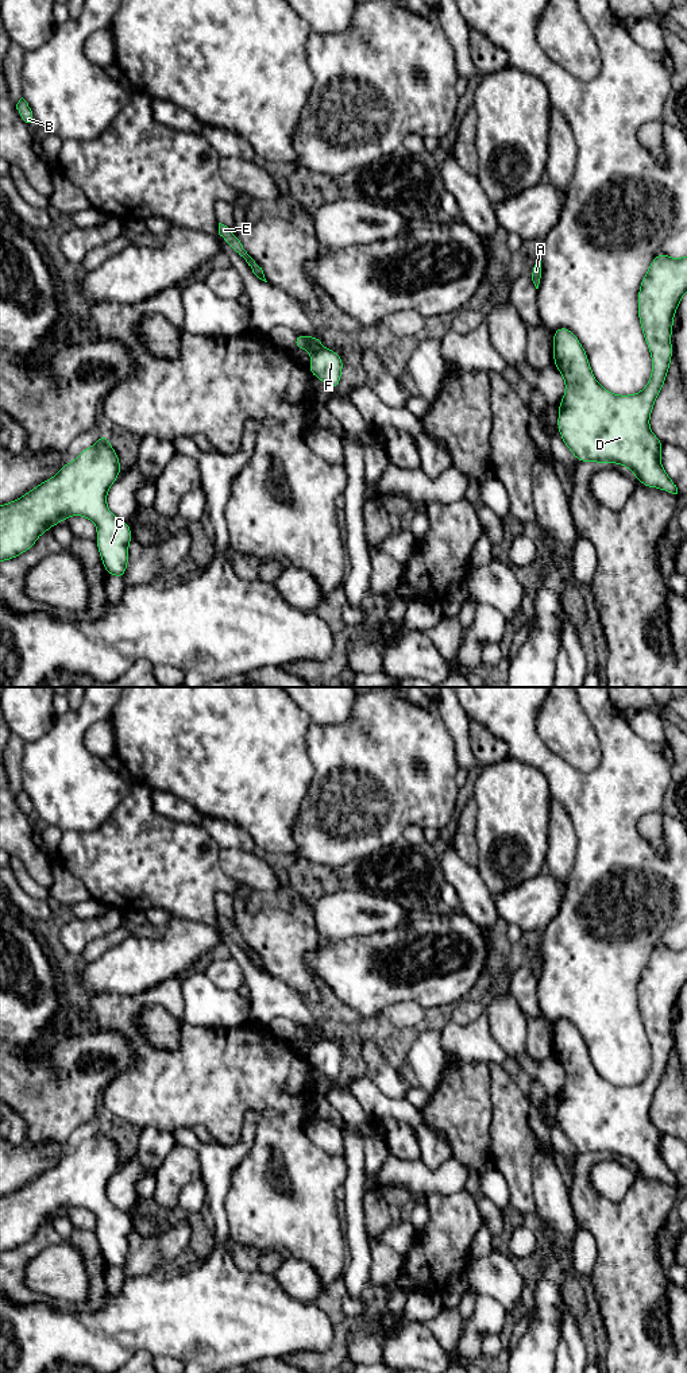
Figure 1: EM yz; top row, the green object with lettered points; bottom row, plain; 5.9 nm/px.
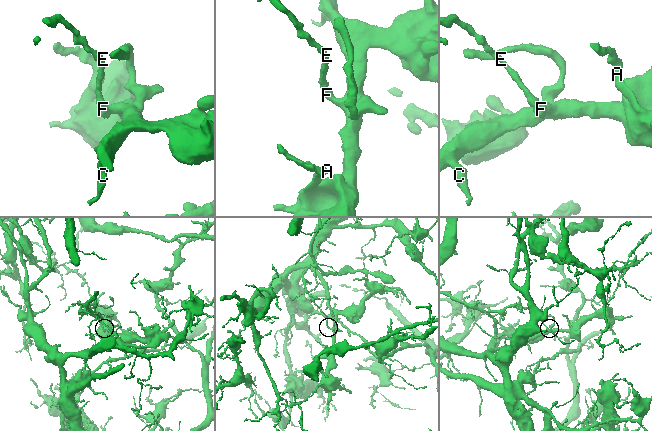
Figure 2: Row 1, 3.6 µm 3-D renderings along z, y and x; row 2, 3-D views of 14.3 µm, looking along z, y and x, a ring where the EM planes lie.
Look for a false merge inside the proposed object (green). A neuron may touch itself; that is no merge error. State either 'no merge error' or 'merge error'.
merge error

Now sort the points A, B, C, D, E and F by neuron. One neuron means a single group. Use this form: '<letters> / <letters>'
A C D F / B E

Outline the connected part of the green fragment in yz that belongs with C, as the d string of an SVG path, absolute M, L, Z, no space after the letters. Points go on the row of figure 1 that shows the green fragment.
M105 433L99 436L99 441L82 450L77 459L72 463L65 463L63 467L51 478L40 485L35 486L31 491L26 493L23 497L11 501L0 506L0 562L11 560L20 554L28 551L35 545L36 539L49 529L63 522L69 516L84 516L92 520L97 529L97 548L101 555L101 560L105 572L123 579L127 564L128 564L128 543L132 540L131 529L127 521L117 518L107 506L107 493L112 483L117 479L121 473L119 456L112 448Z

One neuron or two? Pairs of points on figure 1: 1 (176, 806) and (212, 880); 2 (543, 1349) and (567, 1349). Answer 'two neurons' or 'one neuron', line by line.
1: two neurons
2: two neurons

